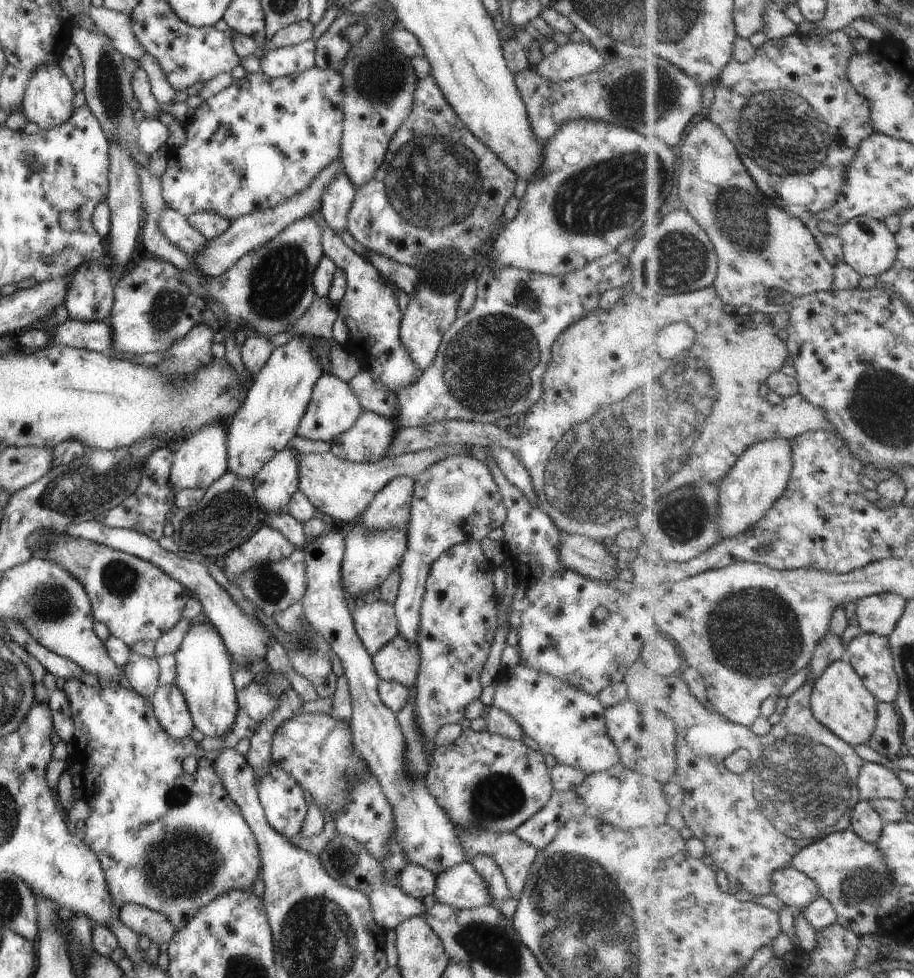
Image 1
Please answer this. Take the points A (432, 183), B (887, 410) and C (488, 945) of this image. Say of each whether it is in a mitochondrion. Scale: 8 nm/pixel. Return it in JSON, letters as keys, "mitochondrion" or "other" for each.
{"A":"mitochondrion","B":"mitochondrion","C":"mitochondrion"}

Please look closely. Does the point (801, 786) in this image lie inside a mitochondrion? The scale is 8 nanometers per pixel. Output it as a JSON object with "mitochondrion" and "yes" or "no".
{"mitochondrion":"yes"}

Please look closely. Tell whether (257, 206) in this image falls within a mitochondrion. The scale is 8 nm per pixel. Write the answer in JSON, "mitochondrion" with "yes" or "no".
{"mitochondrion":"no"}

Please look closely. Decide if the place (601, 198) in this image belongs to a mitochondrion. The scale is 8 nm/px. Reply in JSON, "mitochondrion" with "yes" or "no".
{"mitochondrion":"yes"}

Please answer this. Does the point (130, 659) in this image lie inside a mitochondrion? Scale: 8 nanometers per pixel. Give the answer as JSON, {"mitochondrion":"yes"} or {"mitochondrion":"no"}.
{"mitochondrion":"no"}

